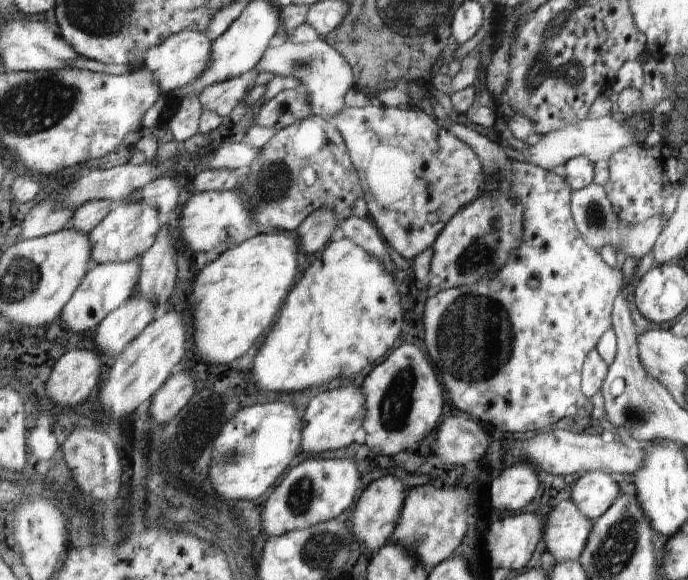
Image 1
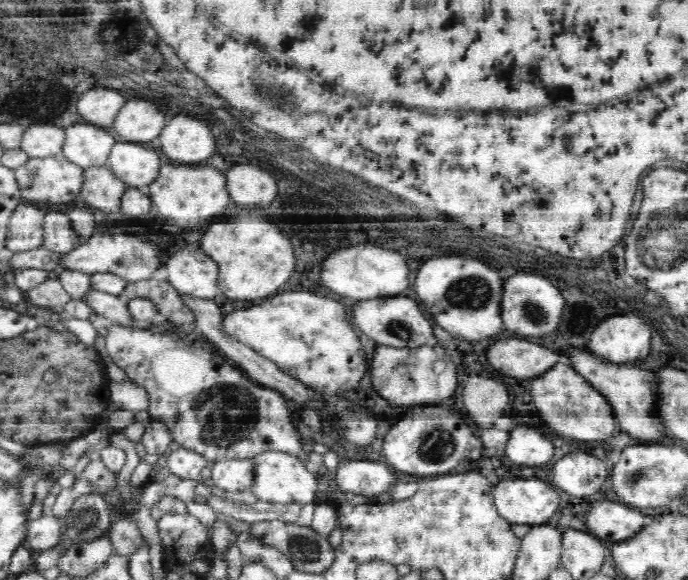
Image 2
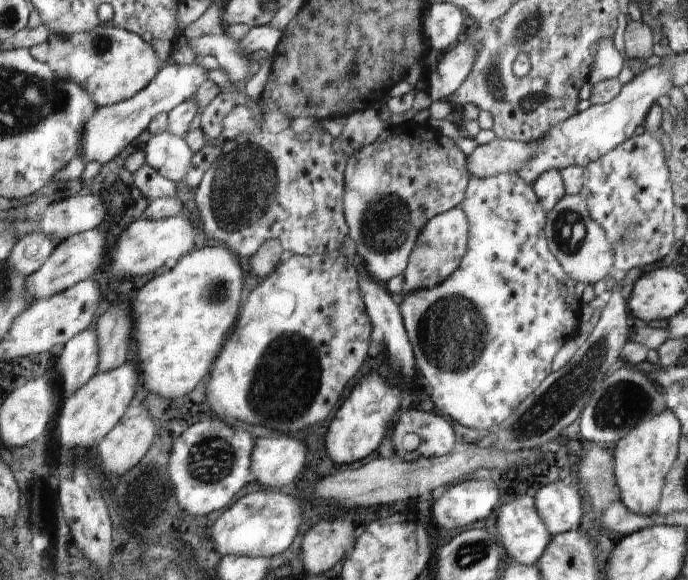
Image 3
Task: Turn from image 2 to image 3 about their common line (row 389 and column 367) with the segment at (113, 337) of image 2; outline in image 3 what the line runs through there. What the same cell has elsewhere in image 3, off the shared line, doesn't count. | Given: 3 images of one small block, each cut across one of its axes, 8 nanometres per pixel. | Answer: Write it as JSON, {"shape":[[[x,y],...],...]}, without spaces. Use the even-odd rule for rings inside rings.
{"shape":[[[399,124],[385,126],[380,136],[370,146],[362,146],[360,150],[354,150],[350,154],[350,158],[347,158],[345,168],[345,196],[342,200],[342,208],[344,208],[344,220],[346,220],[349,228],[348,239],[354,240],[356,254],[360,256],[364,270],[366,270],[366,274],[370,278],[376,279],[379,282],[387,282],[390,279],[396,278],[398,275],[402,275],[402,272],[405,272],[405,268],[409,264],[410,254],[414,250],[414,246],[416,246],[416,239],[420,236],[420,231],[424,228],[428,220],[434,218],[437,214],[461,205],[462,200],[465,200],[465,191],[471,179],[468,168],[466,168],[466,162],[468,162],[468,155],[464,154],[456,146],[456,142],[427,125],[420,126],[417,134],[408,132],[406,128],[402,128]]]}

